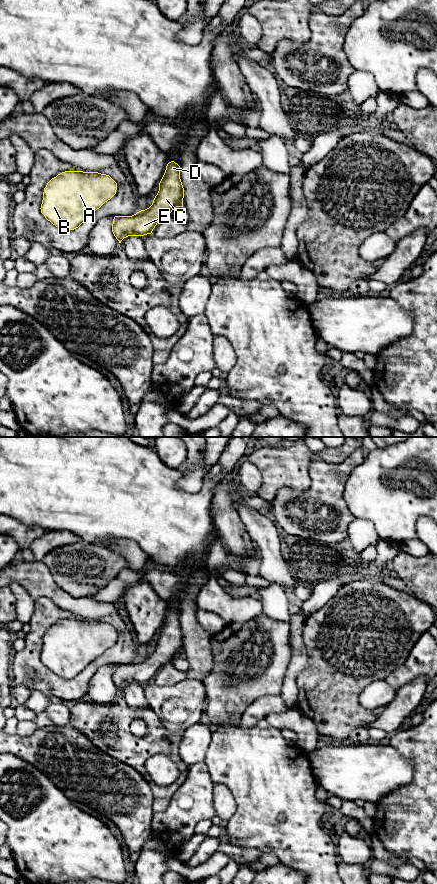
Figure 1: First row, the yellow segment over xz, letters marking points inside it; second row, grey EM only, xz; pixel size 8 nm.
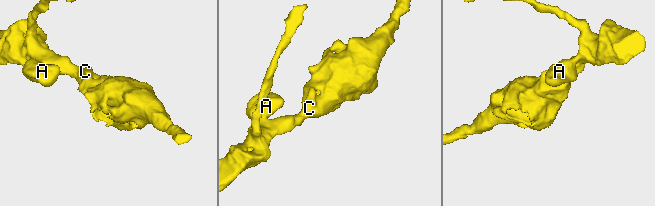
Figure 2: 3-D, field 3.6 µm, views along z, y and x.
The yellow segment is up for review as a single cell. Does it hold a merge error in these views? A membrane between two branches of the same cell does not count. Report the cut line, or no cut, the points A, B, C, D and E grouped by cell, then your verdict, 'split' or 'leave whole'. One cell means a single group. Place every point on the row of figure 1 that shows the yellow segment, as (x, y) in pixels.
no cut | A B C D E | leave whole

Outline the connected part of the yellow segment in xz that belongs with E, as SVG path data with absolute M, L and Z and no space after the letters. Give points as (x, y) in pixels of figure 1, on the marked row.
M171 161L159 183L159 191L152 205L132 216L115 216L112 232L121 241L128 236L151 234L158 221L176 207L183 207L184 188L180 179L180 166Z

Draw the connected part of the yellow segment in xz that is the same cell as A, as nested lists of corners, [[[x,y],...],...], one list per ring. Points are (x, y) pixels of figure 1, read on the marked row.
[[[65,171],[44,188],[41,213],[56,227],[74,230],[110,200],[116,190],[117,183],[109,175]]]

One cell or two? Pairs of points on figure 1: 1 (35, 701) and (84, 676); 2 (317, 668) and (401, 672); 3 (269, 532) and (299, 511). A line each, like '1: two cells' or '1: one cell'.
1: two cells
2: two cells
3: two cells

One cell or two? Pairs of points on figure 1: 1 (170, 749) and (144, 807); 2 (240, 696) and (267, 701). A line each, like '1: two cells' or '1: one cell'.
1: two cells
2: two cells

